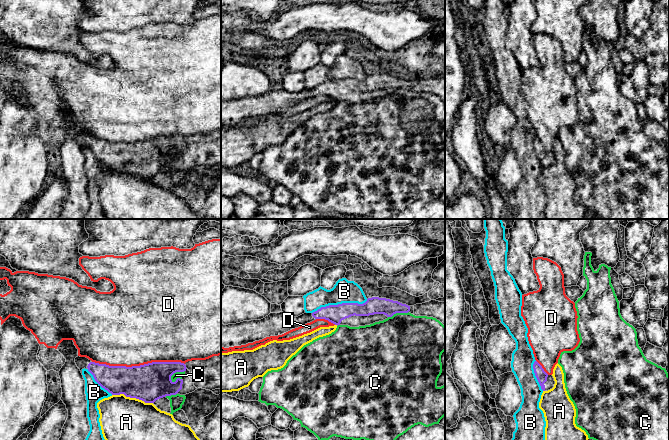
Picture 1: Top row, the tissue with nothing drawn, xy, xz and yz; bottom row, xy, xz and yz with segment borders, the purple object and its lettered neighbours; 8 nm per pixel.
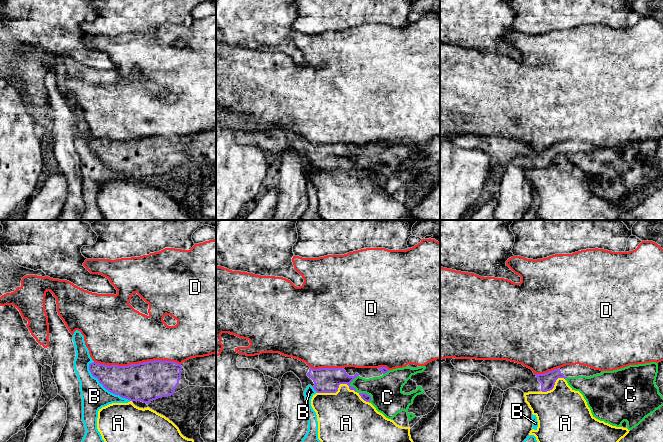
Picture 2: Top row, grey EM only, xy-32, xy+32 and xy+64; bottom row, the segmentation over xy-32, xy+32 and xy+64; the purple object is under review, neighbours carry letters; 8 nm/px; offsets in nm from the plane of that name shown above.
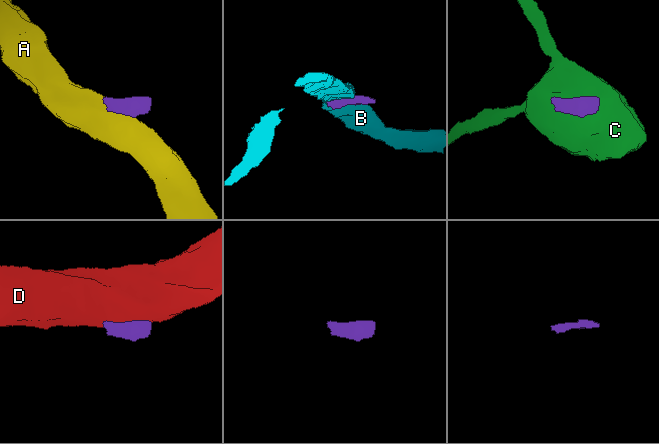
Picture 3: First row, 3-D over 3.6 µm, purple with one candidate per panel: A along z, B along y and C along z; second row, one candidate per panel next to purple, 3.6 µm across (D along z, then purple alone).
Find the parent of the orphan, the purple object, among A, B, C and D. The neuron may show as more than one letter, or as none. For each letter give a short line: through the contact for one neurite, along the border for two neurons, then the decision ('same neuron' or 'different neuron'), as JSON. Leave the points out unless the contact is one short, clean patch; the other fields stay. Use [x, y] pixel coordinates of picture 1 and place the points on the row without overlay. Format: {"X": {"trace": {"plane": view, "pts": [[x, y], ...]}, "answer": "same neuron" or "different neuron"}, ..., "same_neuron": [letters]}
{"A": {"trace": {"plane": "xy", "pts": [[112, 170], [124, 170], [152, 179]]}, "answer": "different neuron"}, "B": {"answer": "different neuron"}, "C": {"answer": "different neuron"}, "D": {"answer": "different neuron"}, "same_neuron": []}

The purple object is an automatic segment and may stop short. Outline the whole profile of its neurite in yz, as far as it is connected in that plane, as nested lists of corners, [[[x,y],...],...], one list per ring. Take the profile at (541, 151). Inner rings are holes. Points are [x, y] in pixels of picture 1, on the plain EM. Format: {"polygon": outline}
{"polygon": [[[537,137],[534,138],[533,145],[543,167],[548,167],[554,163],[555,157],[553,152],[548,151]]]}

